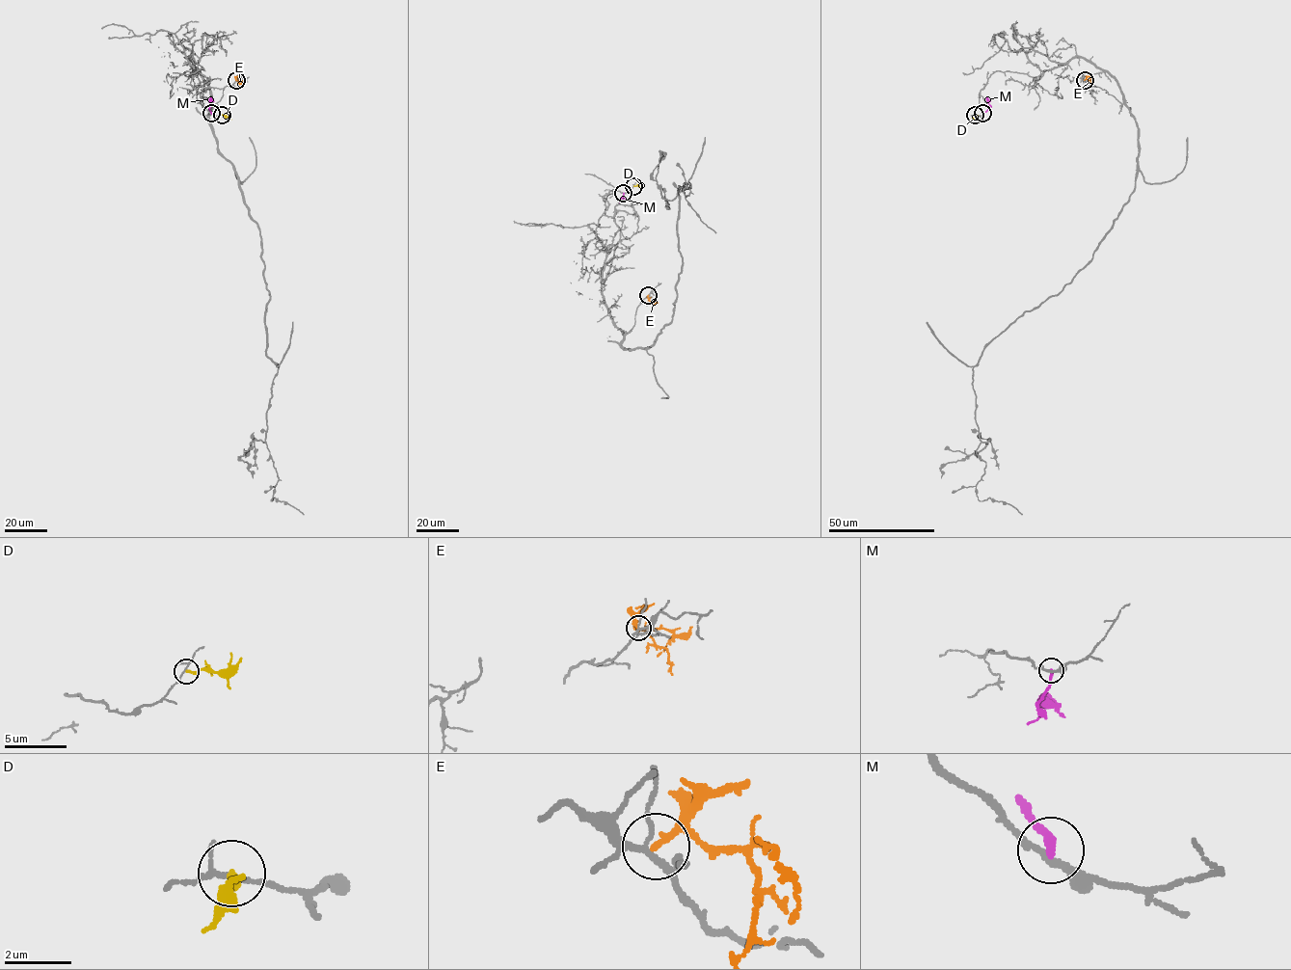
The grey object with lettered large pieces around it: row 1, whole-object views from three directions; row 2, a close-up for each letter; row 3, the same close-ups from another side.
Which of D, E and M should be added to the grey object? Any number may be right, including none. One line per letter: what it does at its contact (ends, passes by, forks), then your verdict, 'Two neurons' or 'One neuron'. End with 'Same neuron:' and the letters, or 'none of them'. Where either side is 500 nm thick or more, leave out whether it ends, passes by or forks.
D: It ends there. Two neurons
E: It ends there. Two neurons
M: It ends there. Two neurons
Same neuron: none of them

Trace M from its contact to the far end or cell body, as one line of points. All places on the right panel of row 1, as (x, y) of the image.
M: (981, 113), (989, 106), (986, 96)

